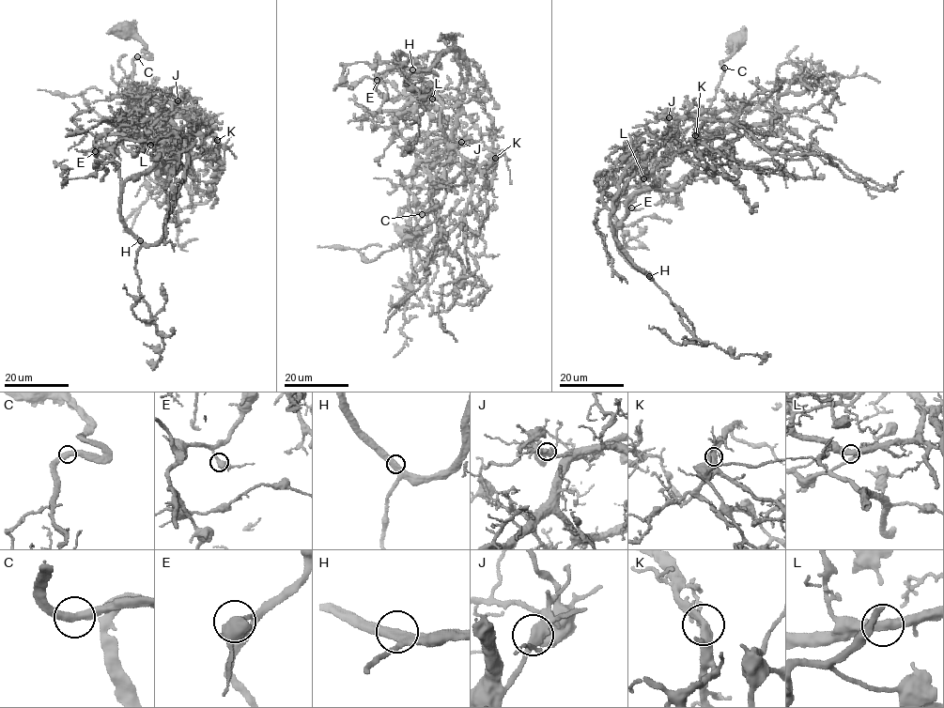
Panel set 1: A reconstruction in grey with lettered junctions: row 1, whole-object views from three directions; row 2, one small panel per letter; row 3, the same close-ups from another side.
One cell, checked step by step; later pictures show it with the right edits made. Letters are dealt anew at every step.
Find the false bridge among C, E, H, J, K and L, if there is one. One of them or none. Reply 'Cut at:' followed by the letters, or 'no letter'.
Cut at: no letter

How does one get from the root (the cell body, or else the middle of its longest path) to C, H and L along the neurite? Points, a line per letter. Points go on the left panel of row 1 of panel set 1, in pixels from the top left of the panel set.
C: (127, 33), (141, 41), (145, 46), (144, 51), (150, 56), (138, 56)
H: (127, 33), (150, 56), (133, 60), (130, 92), (171, 104), (187, 155), (165, 233), (156, 244), (140, 240)
L: (127, 33), (141, 41), (150, 56), (133, 60), (137, 87), (130, 92), (171, 104), (176, 137), (150, 145)

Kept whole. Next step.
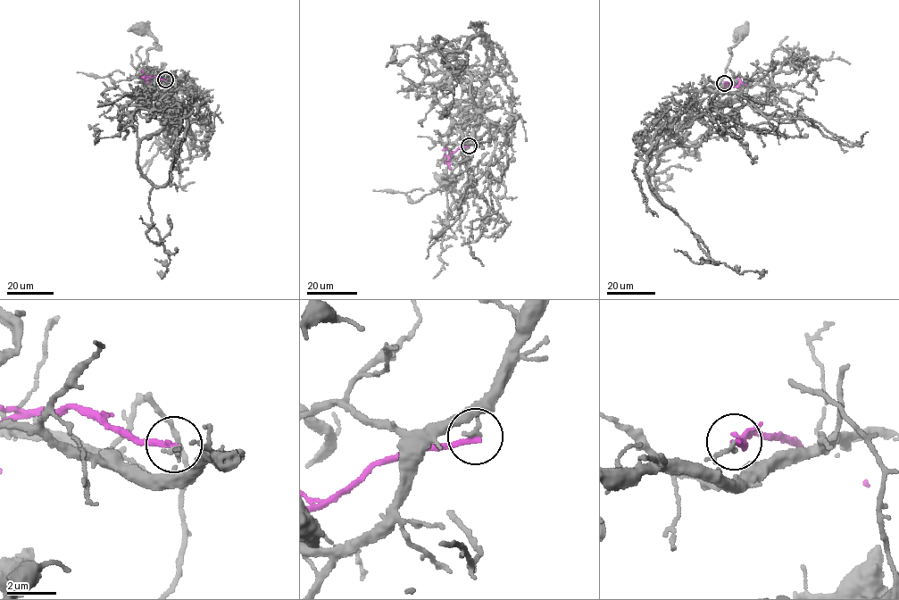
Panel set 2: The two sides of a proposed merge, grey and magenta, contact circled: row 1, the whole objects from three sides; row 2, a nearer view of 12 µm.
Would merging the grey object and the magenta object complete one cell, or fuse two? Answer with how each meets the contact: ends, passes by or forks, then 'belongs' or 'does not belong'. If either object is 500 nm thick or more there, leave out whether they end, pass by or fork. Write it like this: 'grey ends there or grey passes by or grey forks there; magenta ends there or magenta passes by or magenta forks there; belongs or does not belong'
grey passes by; magenta ends there; does not belong

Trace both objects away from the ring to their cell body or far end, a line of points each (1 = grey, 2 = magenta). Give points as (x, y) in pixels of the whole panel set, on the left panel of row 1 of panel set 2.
1: (164, 79), (145, 74), (150, 70), (147, 50), (160, 47), (155, 38), (142, 30)
2: (164, 79), (155, 77), (147, 80), (142, 70)

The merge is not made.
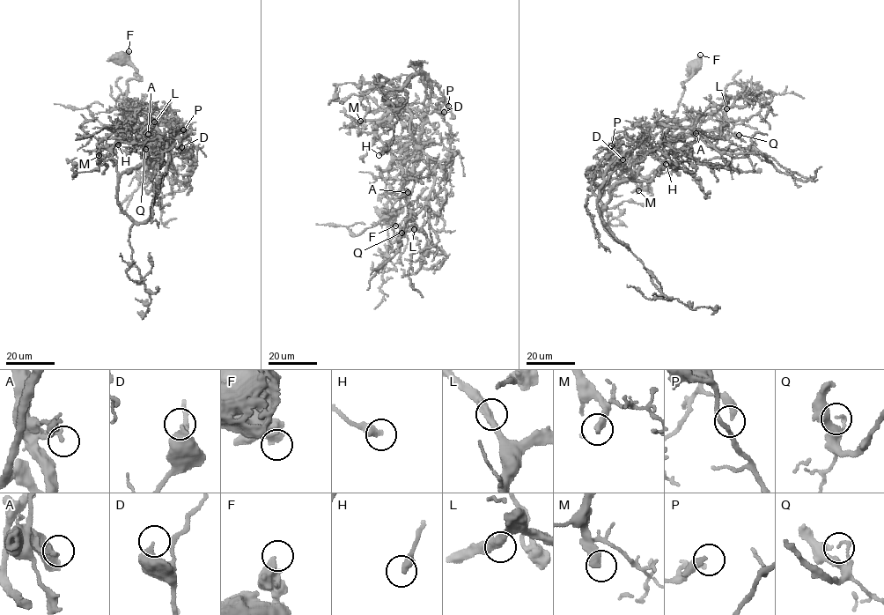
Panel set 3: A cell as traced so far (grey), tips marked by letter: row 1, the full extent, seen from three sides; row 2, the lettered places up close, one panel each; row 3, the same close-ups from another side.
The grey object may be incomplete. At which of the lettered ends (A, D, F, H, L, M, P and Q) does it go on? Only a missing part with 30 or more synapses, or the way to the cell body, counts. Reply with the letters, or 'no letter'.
M

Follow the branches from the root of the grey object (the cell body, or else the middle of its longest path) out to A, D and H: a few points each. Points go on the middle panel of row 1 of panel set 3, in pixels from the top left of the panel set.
A: (389, 216), (401, 211), (406, 197), (393, 197), (388, 170), (418, 152), (417, 142), (401, 156), (408, 192)
D: (389, 216), (406, 197), (393, 197), (388, 170), (419, 137), (382, 142), (379, 122), (406, 107), (444, 112)
H: (389, 216), (401, 211), (406, 197), (393, 197), (388, 170), (418, 152), (419, 137), (392, 138), (379, 155)

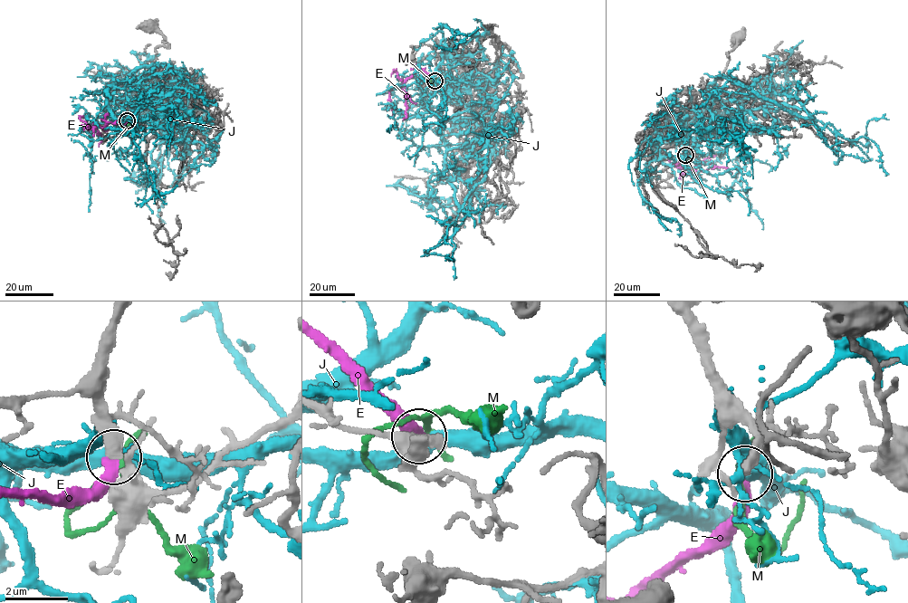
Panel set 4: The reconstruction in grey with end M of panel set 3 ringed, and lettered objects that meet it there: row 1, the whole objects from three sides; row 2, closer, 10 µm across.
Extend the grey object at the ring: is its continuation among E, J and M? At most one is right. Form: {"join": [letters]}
{"join": ["E"]}

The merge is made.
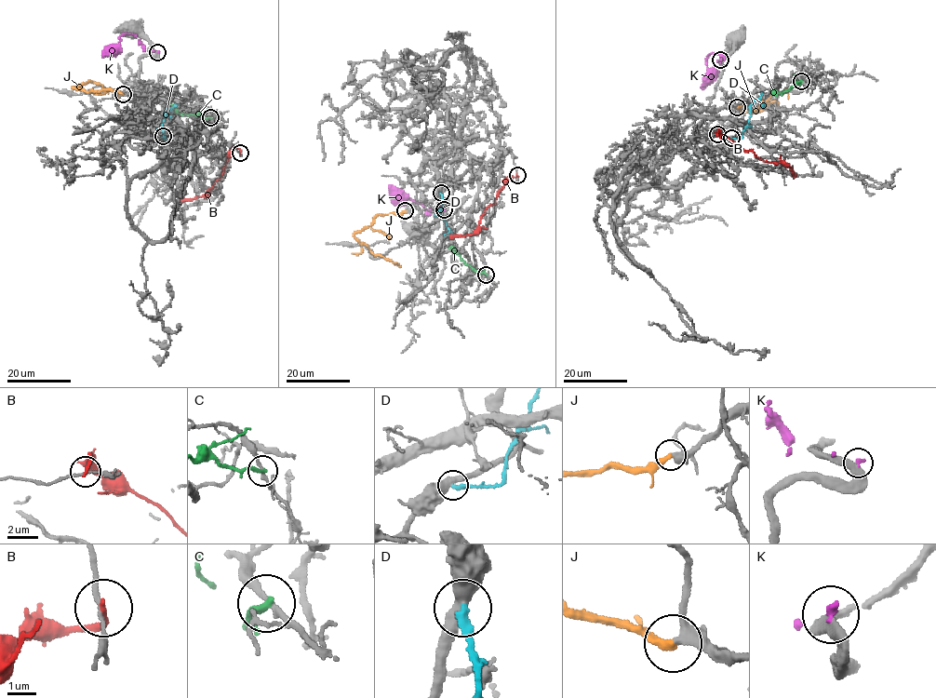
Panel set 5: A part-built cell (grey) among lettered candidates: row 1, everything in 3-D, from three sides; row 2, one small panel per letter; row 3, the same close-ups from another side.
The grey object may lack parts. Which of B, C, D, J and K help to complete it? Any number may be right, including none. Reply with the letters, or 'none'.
J

